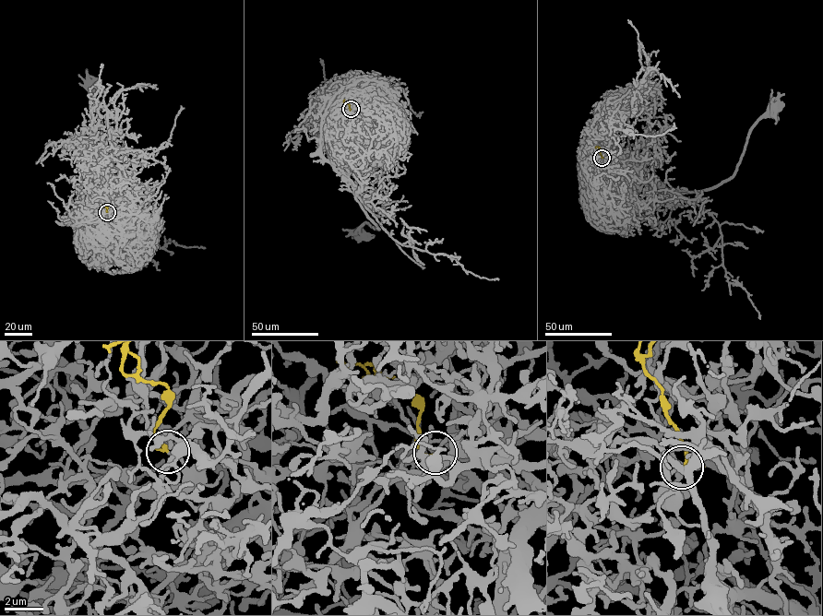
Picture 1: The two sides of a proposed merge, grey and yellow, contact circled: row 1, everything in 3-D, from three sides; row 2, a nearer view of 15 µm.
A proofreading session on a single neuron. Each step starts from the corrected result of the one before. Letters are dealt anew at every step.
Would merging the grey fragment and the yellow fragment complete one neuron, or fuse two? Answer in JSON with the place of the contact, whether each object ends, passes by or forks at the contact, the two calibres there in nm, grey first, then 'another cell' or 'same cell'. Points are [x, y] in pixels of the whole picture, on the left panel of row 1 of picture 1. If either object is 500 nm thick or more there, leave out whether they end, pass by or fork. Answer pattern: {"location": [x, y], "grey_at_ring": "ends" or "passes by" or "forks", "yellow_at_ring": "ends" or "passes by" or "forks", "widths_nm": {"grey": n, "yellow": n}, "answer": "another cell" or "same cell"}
{"location": [107, 212], "grey_at_ring": "ends", "yellow_at_ring": "passes by", "widths_nm": {"grey": 120, "yellow": 150}, "answer": "same cell"}

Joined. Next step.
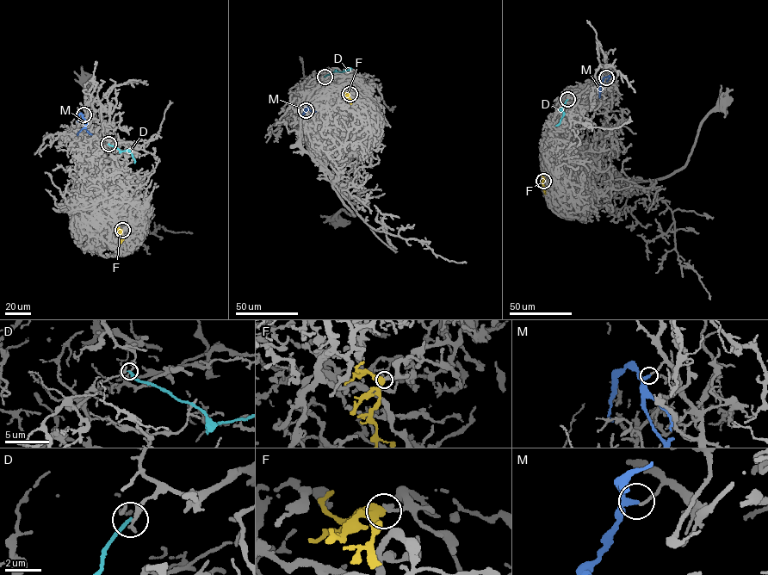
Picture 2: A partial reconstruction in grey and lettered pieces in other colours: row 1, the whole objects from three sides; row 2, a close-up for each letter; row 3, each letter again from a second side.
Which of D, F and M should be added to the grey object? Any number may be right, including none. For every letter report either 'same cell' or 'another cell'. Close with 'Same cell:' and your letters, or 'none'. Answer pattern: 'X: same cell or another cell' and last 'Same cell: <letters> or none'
D: another cell
F: same cell
M: another cell
Same cell: F

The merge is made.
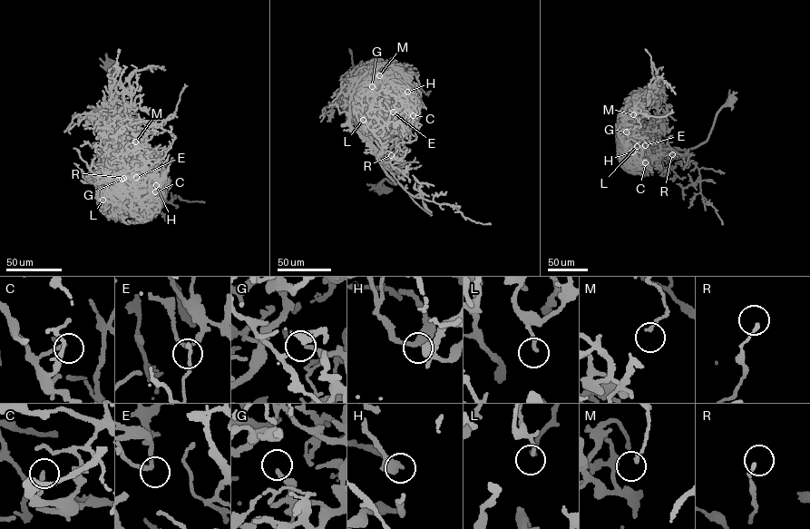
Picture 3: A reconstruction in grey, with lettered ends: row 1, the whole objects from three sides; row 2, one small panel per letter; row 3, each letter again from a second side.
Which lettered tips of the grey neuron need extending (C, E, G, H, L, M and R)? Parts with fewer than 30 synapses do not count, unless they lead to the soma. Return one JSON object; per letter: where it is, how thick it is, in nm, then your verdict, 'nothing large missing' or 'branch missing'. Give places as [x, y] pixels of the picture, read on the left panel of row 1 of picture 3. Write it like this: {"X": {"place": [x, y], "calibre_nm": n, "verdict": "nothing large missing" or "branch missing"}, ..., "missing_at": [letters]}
{"C": {"place": [155, 191], "calibre_nm": 160, "verdict": "nothing large missing"}, "E": {"place": [136, 177], "calibre_nm": 190, "verdict": "nothing large missing"}, "G": {"place": [121, 179], "calibre_nm": 120, "verdict": "nothing large missing"}, "H": {"place": [156, 185], "calibre_nm": 340, "verdict": "nothing large missing"}, "L": {"place": [102, 200], "calibre_nm": 150, "verdict": "nothing large missing"}, "M": {"place": [135, 142], "calibre_nm": 130, "verdict": "nothing large missing"}, "R": {"place": [123, 178], "calibre_nm": 140, "verdict": "nothing large missing"}, "missing_at": []}

